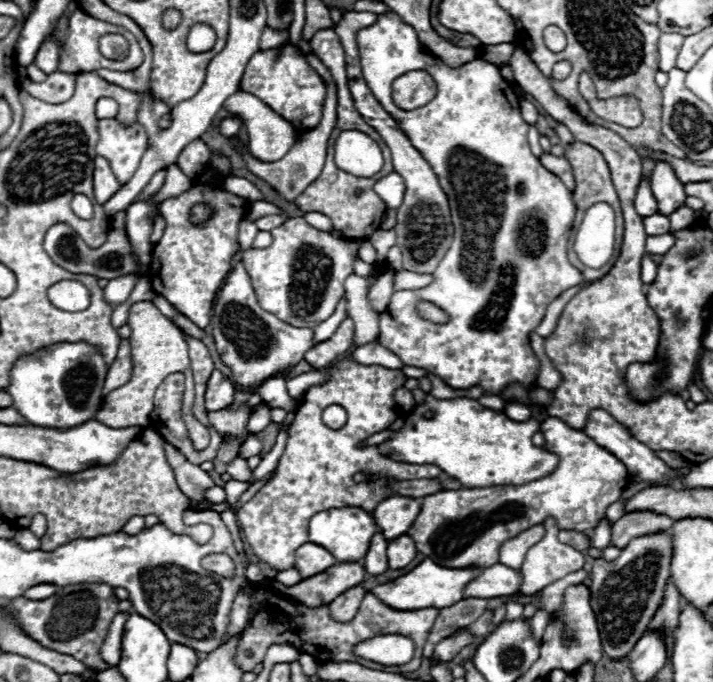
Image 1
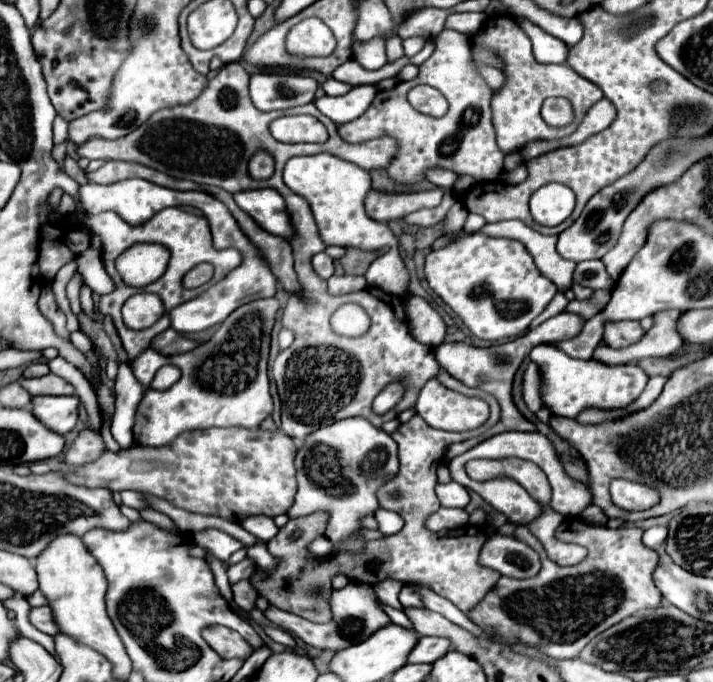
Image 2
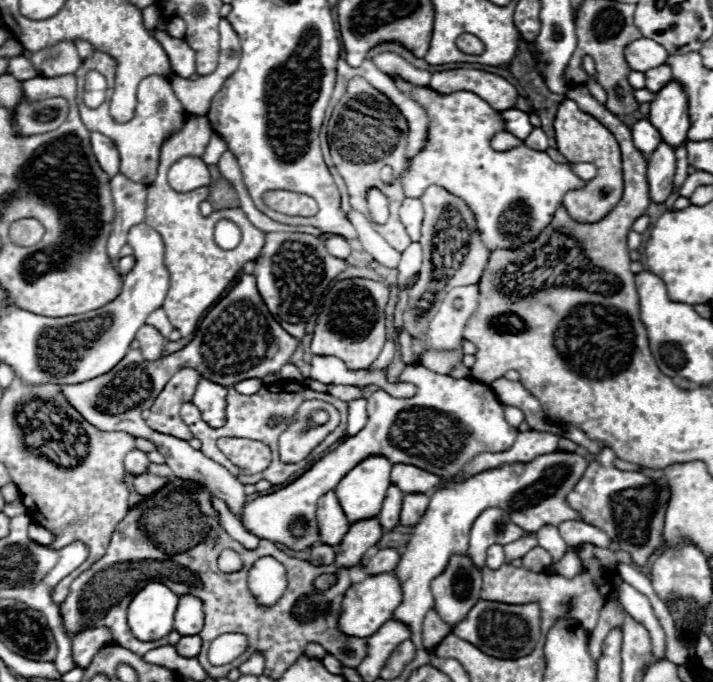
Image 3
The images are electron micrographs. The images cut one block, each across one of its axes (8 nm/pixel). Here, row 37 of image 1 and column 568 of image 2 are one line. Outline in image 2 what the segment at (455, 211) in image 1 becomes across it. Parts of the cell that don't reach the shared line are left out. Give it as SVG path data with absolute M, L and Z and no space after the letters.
M540 344L538 348L532 350L530 354L532 362L538 364L540 368L540 374L542 374L542 402L546 406L550 406L552 414L558 414L558 416L566 416L566 418L574 418L580 414L580 410L584 408L590 408L590 406L598 406L598 408L624 408L626 404L630 404L646 386L648 382L648 376L636 366L636 364L616 364L616 366L610 366L610 364L602 364L602 362L594 362L594 360L580 360L570 358L566 356L564 352L558 350L556 344Z

